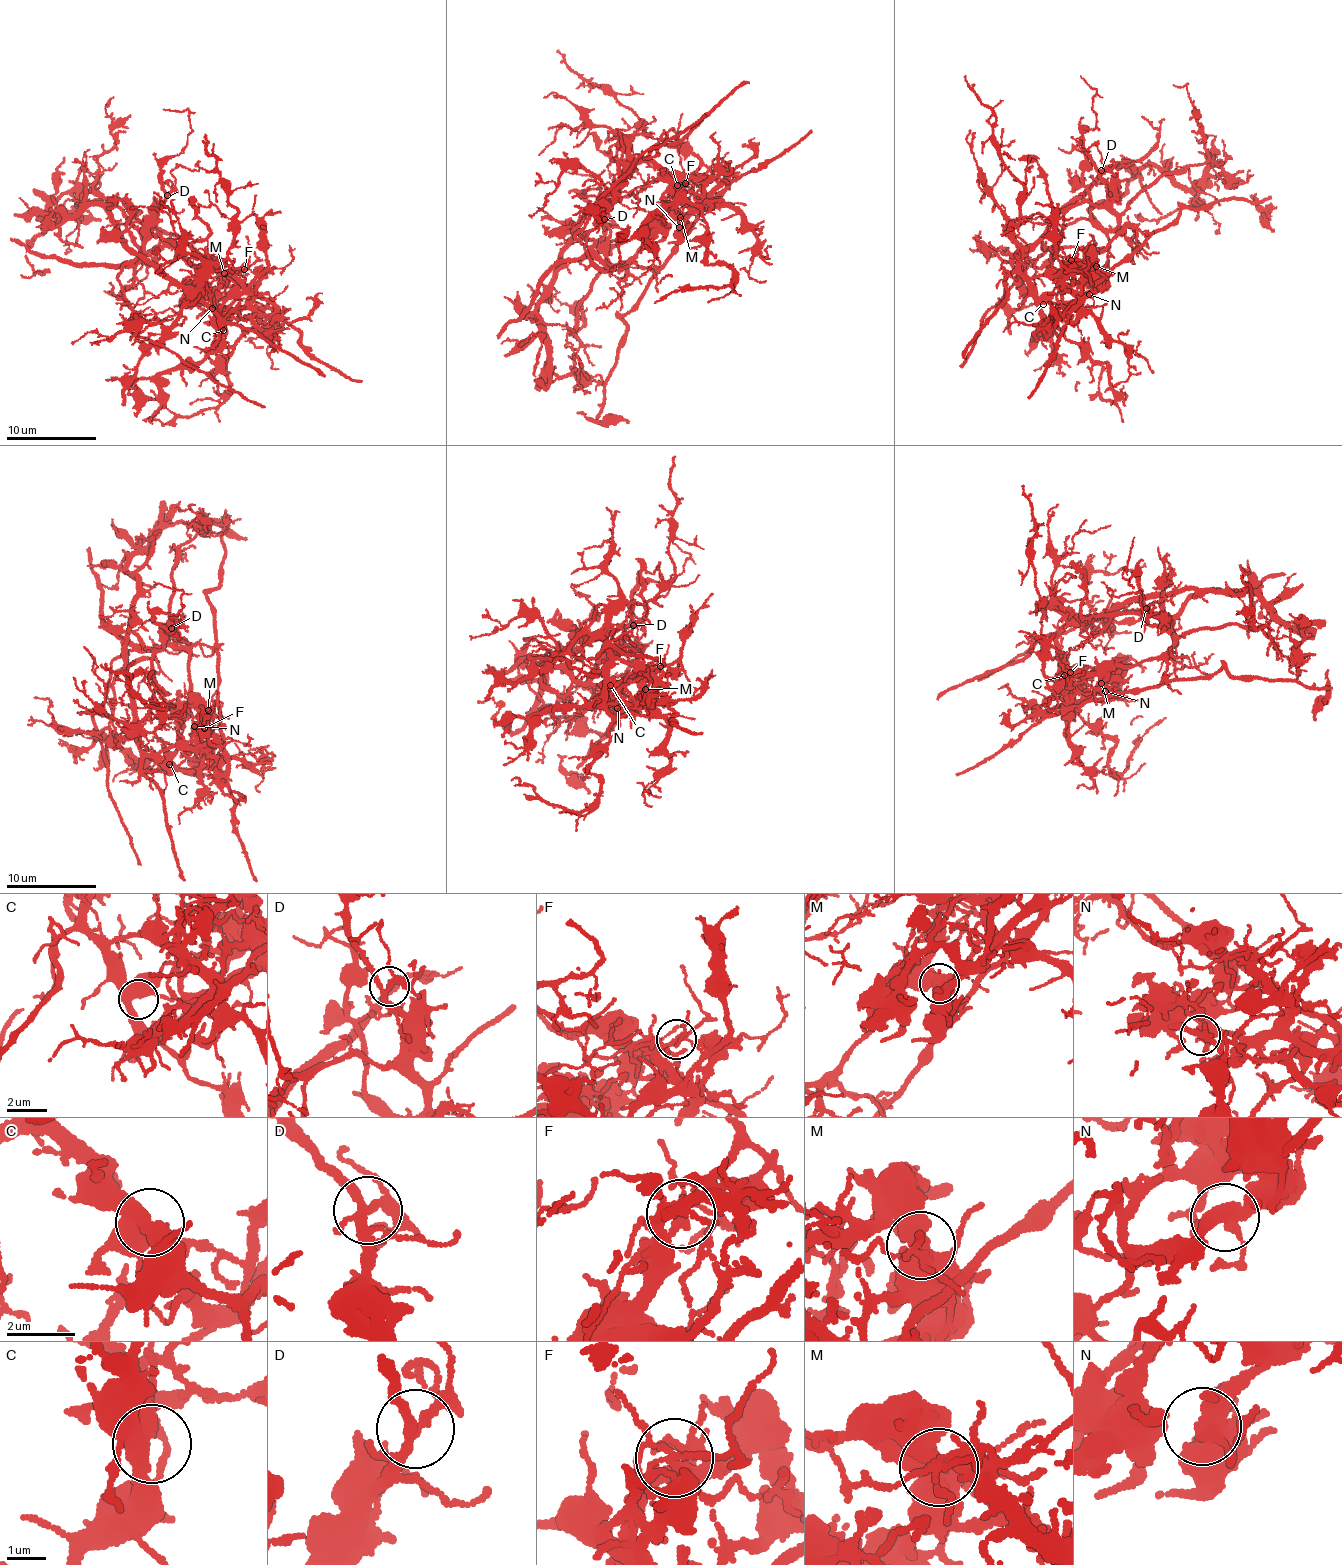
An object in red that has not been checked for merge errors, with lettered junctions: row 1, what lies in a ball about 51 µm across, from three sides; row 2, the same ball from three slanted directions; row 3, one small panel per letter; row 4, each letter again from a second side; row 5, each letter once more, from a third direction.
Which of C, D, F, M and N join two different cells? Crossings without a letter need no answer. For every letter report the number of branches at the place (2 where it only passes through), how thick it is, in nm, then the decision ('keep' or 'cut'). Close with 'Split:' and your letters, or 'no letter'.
C: 4 | 480 nm | keep
D: 5 | 190 nm | keep
F: 5 | 140 nm | cut
M: 5 | 550 nm | cut
N: 4 | 380 nm | keep
Split: F, M

